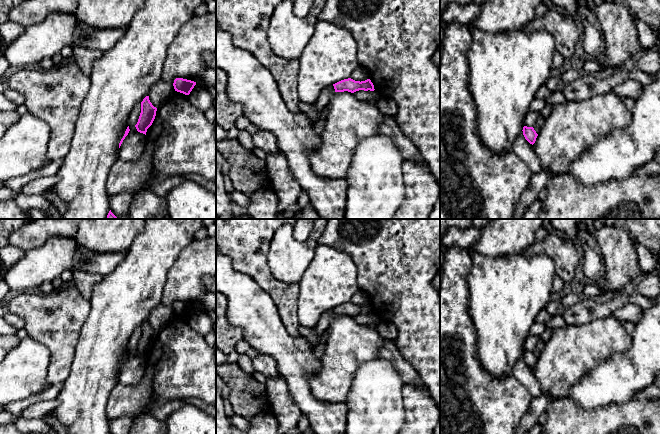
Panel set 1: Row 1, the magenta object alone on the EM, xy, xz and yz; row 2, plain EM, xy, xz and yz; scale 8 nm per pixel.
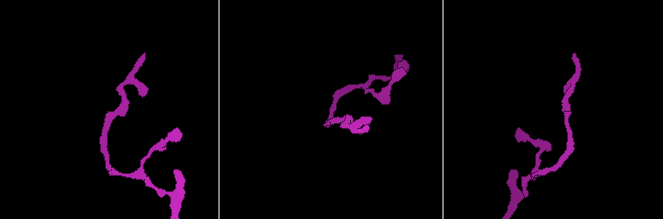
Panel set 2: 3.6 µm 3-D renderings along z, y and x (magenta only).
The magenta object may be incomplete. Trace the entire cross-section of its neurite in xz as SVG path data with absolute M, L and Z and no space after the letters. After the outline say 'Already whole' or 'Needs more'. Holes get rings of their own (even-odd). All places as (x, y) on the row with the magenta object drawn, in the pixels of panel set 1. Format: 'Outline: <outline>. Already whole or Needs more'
Outline: M348 78L333 84L333 86L334 86L335 92L348 91L348 92L354 93L359 90L364 90L364 91L375 90L374 85L370 79L360 82L360 81L355 81L351 78Z. Already whole

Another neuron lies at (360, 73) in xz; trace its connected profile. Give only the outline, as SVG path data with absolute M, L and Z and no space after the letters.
M359 66L352 72L350 78L355 81L365 81L369 79L369 73L364 67Z

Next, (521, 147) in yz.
M523 131L513 142L512 150L527 164L532 173L538 173L542 170L541 162L536 155L534 146L525 139Z

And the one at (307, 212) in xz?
M310 204L304 207L298 207L295 215L291 219L323 219Z

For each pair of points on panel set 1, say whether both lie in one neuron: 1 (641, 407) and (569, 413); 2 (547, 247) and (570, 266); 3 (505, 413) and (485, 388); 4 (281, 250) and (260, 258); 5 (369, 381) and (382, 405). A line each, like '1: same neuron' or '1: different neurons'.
1: same neuron
2: same neuron
3: same neuron
4: different neurons
5: same neuron

